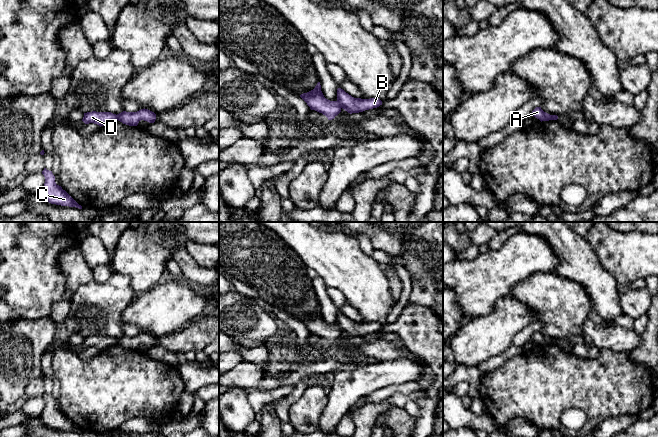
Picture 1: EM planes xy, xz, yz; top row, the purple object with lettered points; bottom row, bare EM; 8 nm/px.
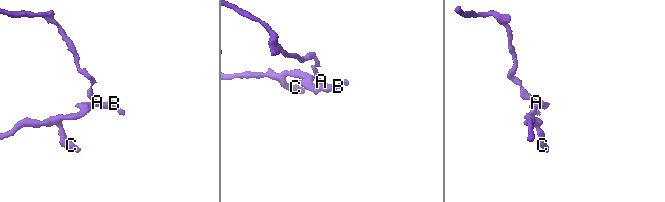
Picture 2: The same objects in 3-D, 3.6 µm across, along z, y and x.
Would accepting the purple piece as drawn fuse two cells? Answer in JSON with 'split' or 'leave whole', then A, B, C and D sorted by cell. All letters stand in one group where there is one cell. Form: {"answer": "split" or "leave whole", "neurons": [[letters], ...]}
{"answer": "split", "neurons": [["A", "B"], ["C", "D"]]}

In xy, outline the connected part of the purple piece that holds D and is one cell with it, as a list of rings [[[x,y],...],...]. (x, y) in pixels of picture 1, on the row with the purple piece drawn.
[[[87,112],[84,113],[84,117],[82,121],[85,124],[94,123],[101,126],[104,126],[105,124],[112,123],[116,121],[116,114],[113,114],[111,112]]]

